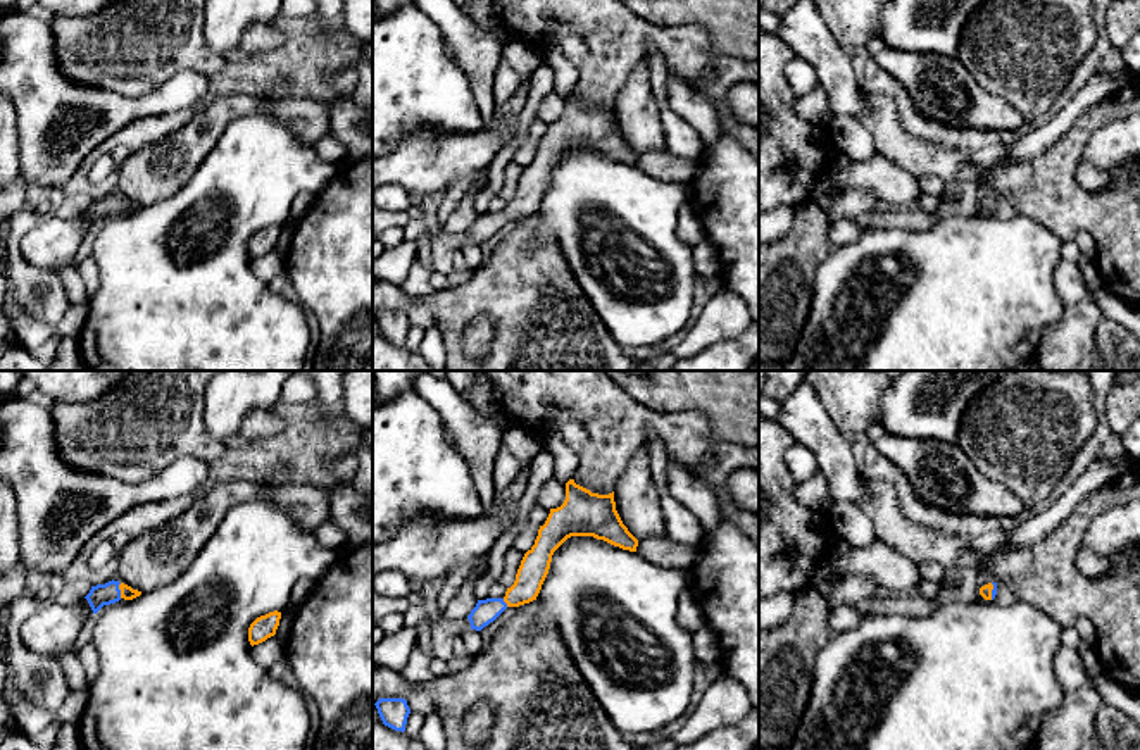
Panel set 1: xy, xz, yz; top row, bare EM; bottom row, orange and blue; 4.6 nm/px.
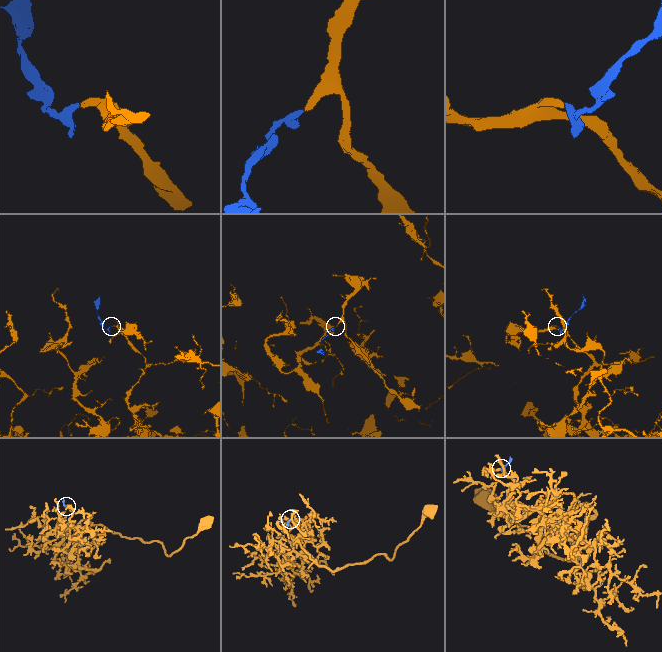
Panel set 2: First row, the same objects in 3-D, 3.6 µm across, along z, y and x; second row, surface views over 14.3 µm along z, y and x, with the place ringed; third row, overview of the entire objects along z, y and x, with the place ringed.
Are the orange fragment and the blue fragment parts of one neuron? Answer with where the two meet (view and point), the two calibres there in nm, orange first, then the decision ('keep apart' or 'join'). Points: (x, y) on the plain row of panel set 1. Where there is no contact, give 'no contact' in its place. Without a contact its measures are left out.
meets orange in xy at (119, 202); 60 nm thick on the orange side, 100 nm on the other; join

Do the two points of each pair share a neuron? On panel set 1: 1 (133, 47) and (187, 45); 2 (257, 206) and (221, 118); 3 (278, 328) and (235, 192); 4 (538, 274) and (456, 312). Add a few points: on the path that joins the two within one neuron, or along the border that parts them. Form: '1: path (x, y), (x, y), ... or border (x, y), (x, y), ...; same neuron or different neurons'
1: path (147, 45), (173, 45); same neuron
2: border (237, 118), (202, 161); different neurons
3: path (244, 293), (235, 285), (235, 226); same neuron
4: path (518, 288), (501, 288), (476, 297); same neuron

